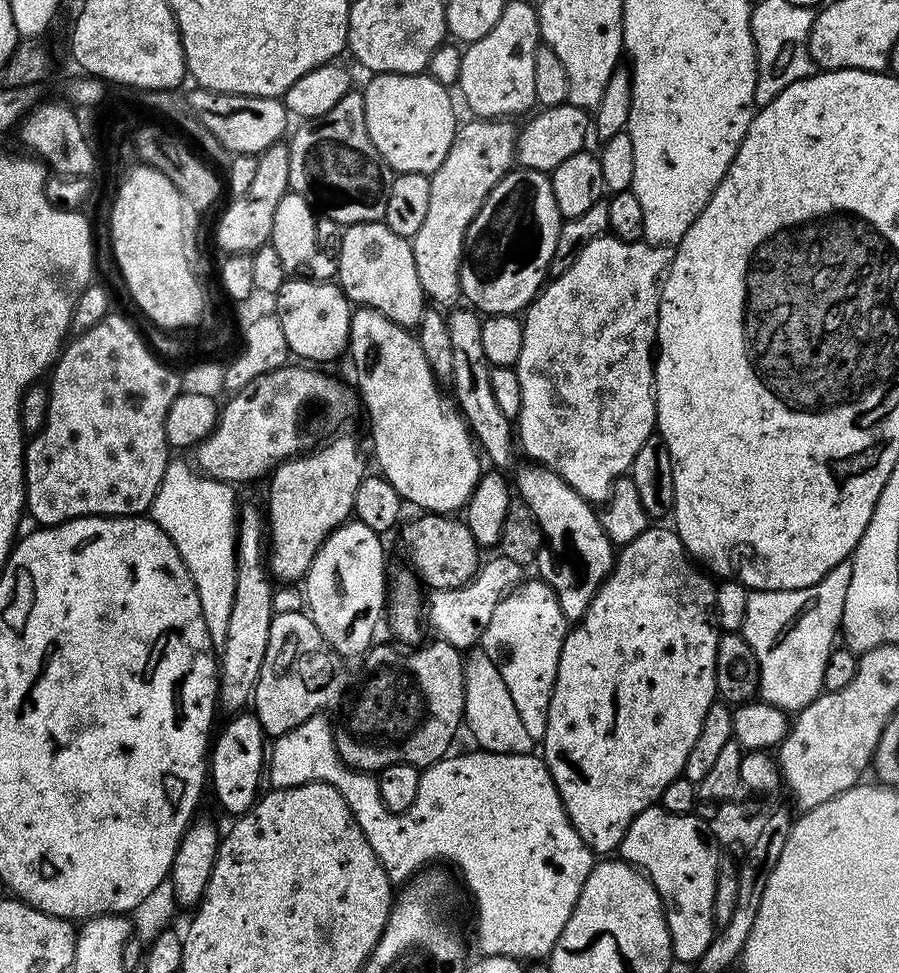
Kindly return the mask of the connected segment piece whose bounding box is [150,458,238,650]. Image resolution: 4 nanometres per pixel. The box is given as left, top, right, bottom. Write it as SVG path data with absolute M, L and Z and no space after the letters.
M169 459L166 474L156 491L150 509L151 519L172 539L178 554L182 554L182 562L186 562L186 570L190 570L190 578L198 590L198 602L202 606L202 618L206 622L206 630L212 639L213 649L219 650L226 642L226 626L230 622L230 606L234 606L234 582L236 581L236 526L238 523L237 489L221 480L205 476L191 463L184 460Z

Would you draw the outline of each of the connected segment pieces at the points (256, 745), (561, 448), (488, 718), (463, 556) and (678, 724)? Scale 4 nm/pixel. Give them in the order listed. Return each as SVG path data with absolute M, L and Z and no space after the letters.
M236 714L229 720L232 721L221 730L217 740L215 737L210 748L210 788L211 791L212 788L216 791L217 802L226 811L232 812L231 814L243 814L249 812L261 791L260 780L262 784L262 773L266 768L266 733L255 714Z
M605 234L594 238L574 258L570 270L553 275L545 283L541 293L528 305L522 316L522 354L514 365L520 387L520 415L518 417L518 444L529 461L554 470L582 498L589 502L607 501L616 481L631 469L638 450L656 432L656 378L654 375L654 349L656 348L656 327L660 317L660 290L662 277L668 271L670 252L667 247L647 242L626 242L617 236Z
M476 646L473 647L466 655L464 659L464 668L463 668L463 680L464 680L464 724L466 728L469 728L473 738L476 740L475 744L479 749L482 749L485 752L494 752L494 753L528 753L532 752L535 749L536 741L527 731L523 728L522 721L519 720L518 710L515 709L515 703L511 700L510 690L506 687L506 682L502 679L502 674L499 673L498 668L495 666L494 662L491 662L489 655L484 652L484 649Z
M420 514L417 520L406 524L399 529L400 540L413 564L409 565L425 585L429 584L429 589L454 590L466 586L476 576L482 565L482 549L474 542L474 534L470 534L463 519L452 514Z
M650 526L642 534L638 534L638 538L623 545L615 553L611 572L594 594L584 617L569 631L568 637L564 640L562 654L558 658L558 674L554 678L554 690L550 694L550 714L546 718L542 759L554 778L554 786L562 798L562 806L574 830L578 830L580 840L586 842L586 846L592 849L593 853L615 853L619 849L630 822L634 822L634 818L638 818L642 810L653 807L666 790L666 786L670 786L670 782L674 782L682 775L690 749L693 748L698 733L702 731L702 718L706 718L706 710L710 710L710 706L717 699L718 625L713 616L716 611L716 584L708 581L707 578L709 579L685 552L684 544L680 541L677 532L671 527Z

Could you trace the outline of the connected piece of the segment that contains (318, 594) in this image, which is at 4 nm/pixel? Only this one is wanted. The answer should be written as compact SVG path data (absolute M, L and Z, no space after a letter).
M349 519L347 524L340 525L324 539L318 554L314 554L314 562L310 562L310 570L304 575L302 591L306 611L337 656L363 657L373 647L372 635L380 624L380 616L382 620L385 615L390 580L386 572L384 576L384 544L380 540L383 540L381 533L370 530L370 526L366 526L361 520Z

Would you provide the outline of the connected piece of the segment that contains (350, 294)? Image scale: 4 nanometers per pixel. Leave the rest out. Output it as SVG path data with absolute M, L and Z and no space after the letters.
M383 222L374 224L350 224L343 229L344 237L338 240L336 270L338 283L353 305L373 308L390 318L400 328L415 329L426 307L422 282L418 282L418 270L414 270L414 250L409 237L394 234Z

